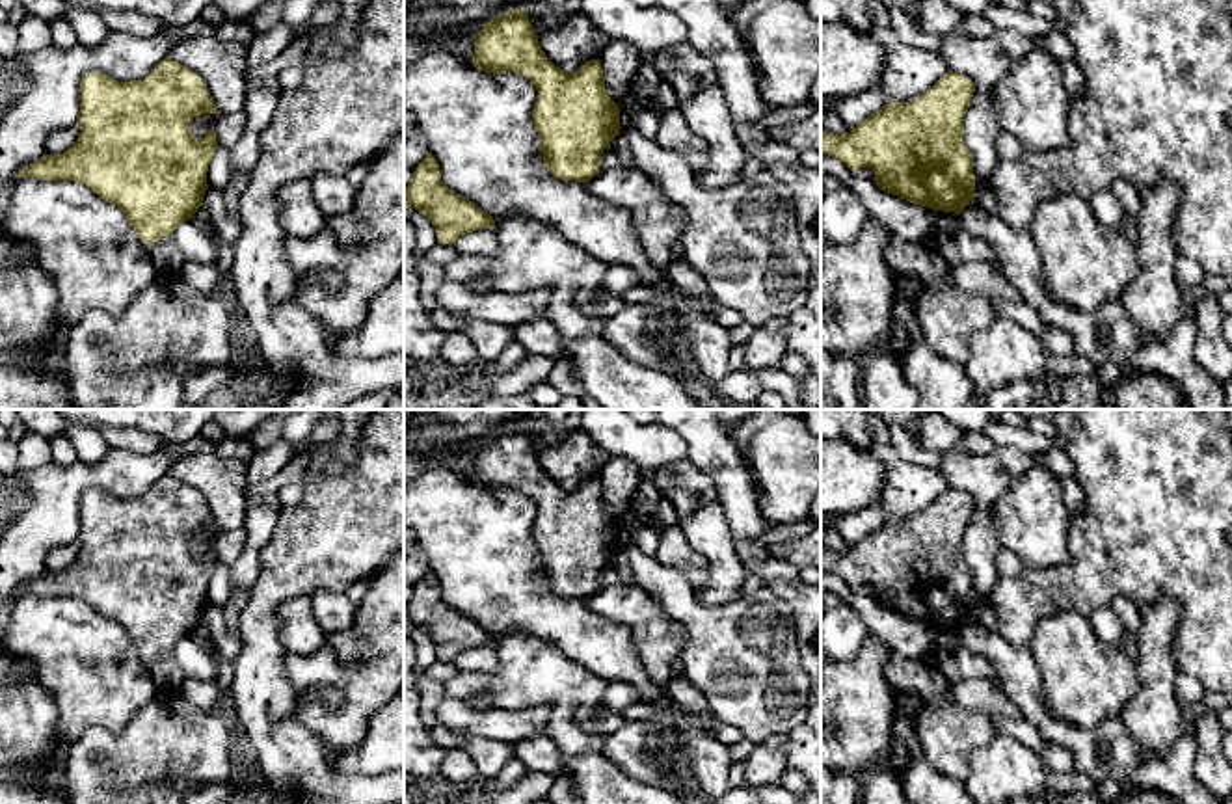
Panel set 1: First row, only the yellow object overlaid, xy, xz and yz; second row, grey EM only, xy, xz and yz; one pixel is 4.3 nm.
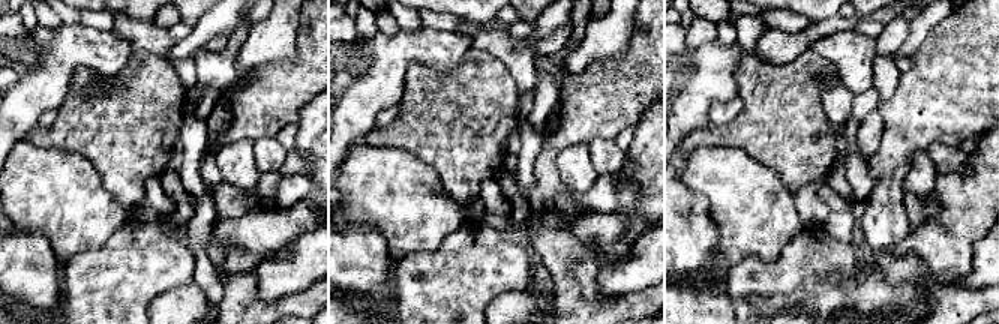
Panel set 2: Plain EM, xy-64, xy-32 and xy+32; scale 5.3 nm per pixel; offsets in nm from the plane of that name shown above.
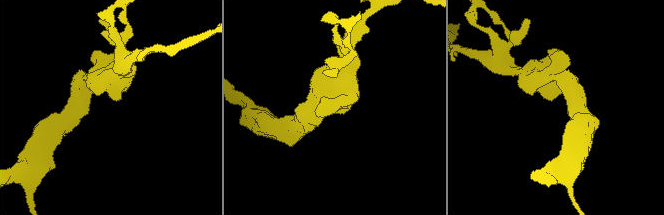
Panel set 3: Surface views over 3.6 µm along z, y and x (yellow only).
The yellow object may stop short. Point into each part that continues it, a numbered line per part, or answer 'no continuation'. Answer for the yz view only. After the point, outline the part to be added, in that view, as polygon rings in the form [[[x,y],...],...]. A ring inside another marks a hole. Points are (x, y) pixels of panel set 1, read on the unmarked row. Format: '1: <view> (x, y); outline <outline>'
no continuation

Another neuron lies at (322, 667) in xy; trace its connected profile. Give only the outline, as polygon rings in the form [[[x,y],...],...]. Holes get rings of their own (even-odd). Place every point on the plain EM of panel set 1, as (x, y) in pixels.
[[[328,635],[324,644],[311,655],[301,657],[298,653],[287,651],[285,672],[290,679],[296,696],[303,694],[313,685],[337,683],[344,676],[344,668],[341,661],[337,659],[333,648],[328,644]]]

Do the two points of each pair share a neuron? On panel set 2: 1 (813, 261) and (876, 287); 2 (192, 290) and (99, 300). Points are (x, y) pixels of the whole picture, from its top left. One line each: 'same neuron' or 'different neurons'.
1: different neurons
2: different neurons

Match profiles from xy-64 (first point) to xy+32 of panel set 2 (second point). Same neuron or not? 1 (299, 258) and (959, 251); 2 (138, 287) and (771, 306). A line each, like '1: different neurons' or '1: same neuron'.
1: different neurons
2: different neurons

